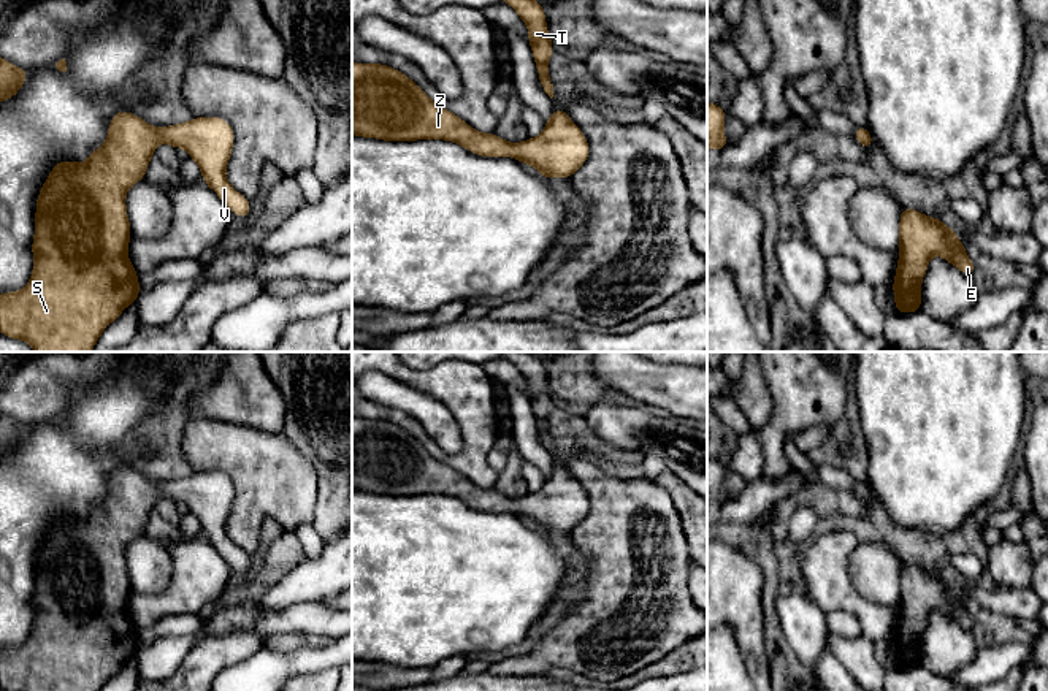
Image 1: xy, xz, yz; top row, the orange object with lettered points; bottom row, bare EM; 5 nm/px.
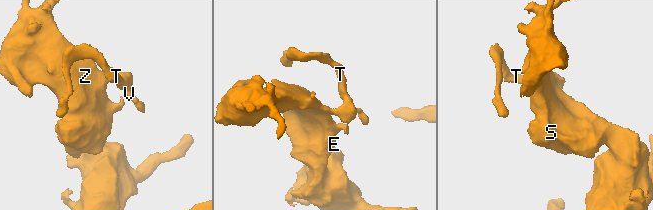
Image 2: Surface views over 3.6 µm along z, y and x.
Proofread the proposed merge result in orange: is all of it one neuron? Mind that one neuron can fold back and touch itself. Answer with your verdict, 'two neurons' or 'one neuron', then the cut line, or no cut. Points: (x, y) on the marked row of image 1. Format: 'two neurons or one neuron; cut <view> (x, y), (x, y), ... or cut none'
one neuron; cut none

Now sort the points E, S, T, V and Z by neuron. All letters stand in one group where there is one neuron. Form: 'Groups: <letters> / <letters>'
Groups: E S T V Z

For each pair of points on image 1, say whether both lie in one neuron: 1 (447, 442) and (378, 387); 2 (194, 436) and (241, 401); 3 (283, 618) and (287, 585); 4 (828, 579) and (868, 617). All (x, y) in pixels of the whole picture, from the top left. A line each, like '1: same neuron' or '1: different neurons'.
1: same neuron
2: different neurons
3: different neurons
4: same neuron

